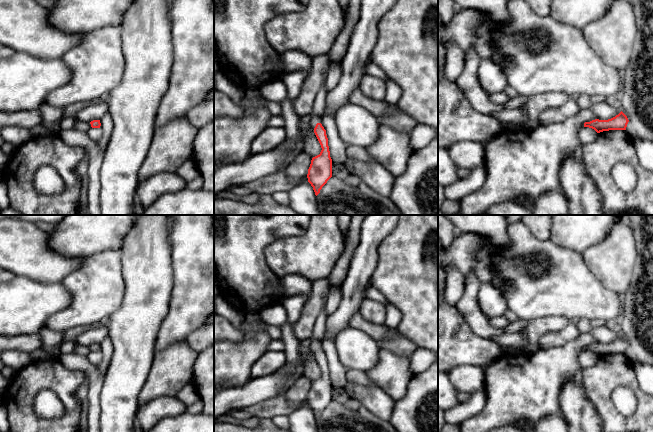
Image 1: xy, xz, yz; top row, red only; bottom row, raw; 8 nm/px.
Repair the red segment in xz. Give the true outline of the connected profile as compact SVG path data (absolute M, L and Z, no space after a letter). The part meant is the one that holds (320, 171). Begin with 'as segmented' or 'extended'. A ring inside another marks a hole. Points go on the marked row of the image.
extended; M311 114L311 123L316 125L314 133L322 148L320 154L312 158L307 174L308 182L313 187L316 196L332 177L332 159L330 157L328 138L320 120L319 117Z

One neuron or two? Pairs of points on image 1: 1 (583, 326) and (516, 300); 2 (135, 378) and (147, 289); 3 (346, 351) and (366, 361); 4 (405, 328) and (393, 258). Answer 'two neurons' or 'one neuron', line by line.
1: two neurons
2: one neuron
3: one neuron
4: one neuron

